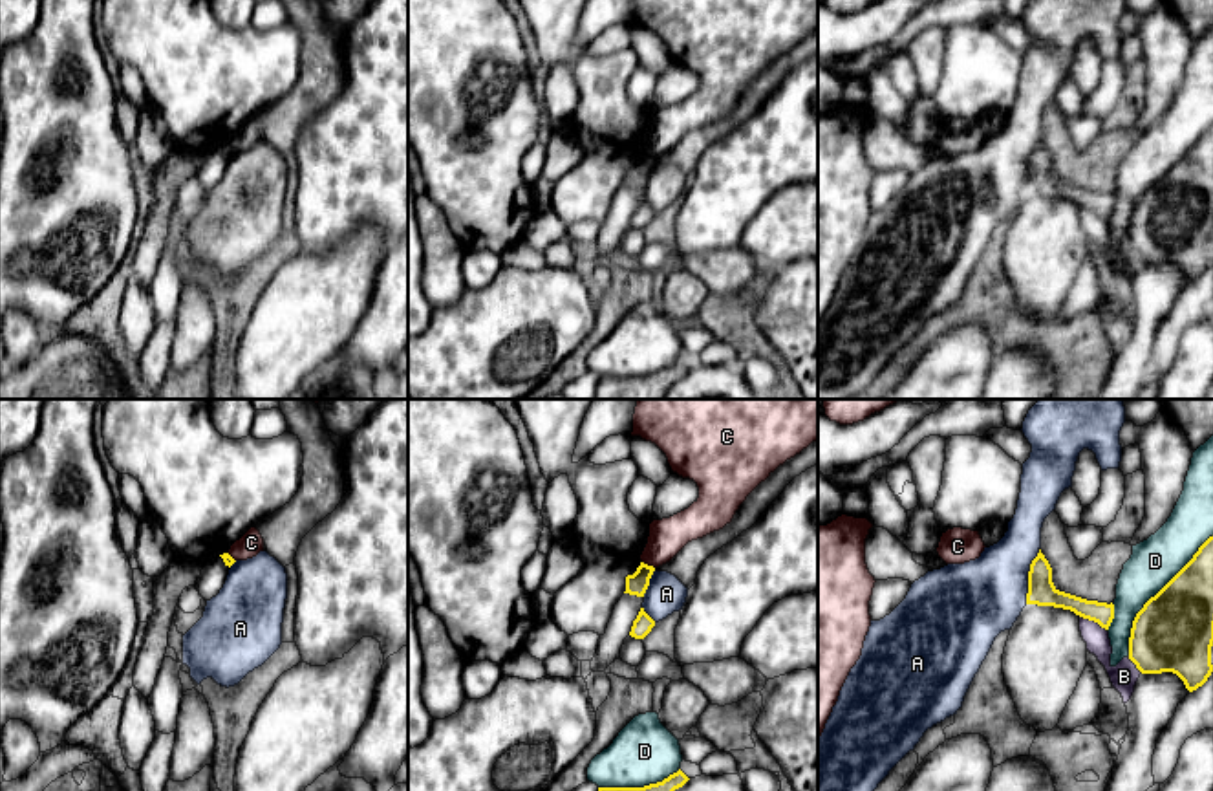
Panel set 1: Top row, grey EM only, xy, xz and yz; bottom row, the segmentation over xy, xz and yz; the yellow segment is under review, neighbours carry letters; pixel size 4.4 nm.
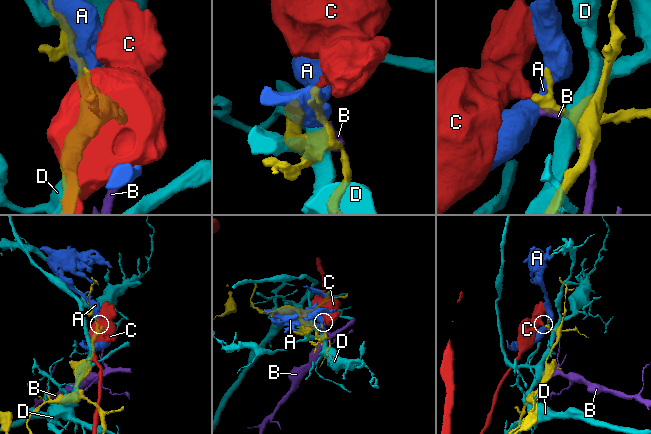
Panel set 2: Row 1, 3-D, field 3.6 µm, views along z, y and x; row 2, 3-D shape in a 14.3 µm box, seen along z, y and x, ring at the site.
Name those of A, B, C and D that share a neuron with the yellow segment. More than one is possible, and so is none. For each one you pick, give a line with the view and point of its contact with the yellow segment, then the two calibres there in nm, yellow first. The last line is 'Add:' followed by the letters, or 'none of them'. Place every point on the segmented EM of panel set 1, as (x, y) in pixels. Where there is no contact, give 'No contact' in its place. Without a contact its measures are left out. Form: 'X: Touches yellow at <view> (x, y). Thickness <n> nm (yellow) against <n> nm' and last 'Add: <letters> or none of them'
Add: none of them

